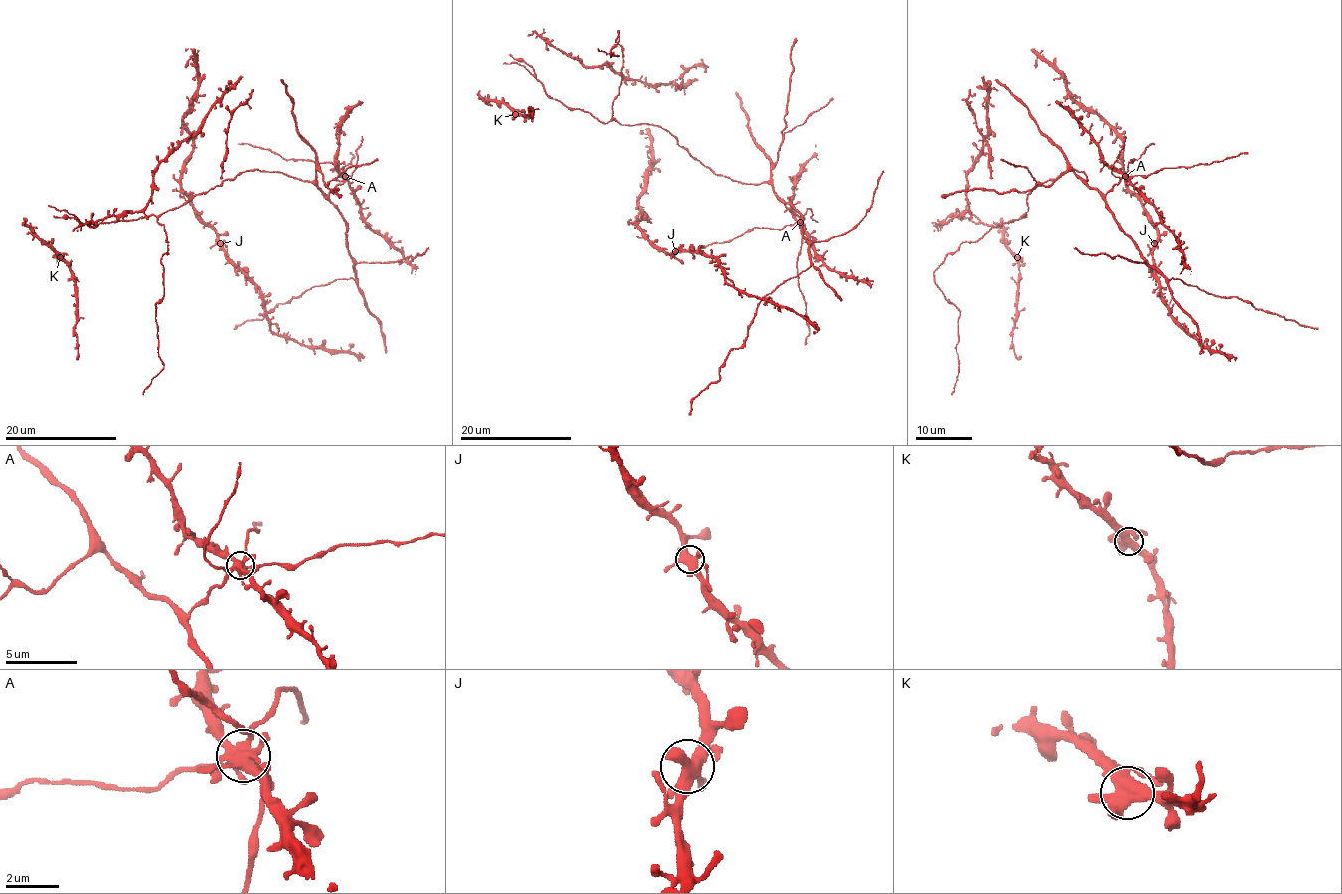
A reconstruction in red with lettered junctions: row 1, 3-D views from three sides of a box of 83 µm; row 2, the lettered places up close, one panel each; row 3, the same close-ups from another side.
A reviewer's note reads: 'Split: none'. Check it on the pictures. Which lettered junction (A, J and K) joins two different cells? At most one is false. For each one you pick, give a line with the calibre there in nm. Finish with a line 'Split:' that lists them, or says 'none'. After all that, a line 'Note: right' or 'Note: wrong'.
Split: none
Note: right

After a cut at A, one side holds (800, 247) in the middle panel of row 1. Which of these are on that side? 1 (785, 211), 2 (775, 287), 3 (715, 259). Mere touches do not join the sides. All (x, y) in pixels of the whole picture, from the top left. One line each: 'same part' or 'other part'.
1: other part
2: other part
3: other part

